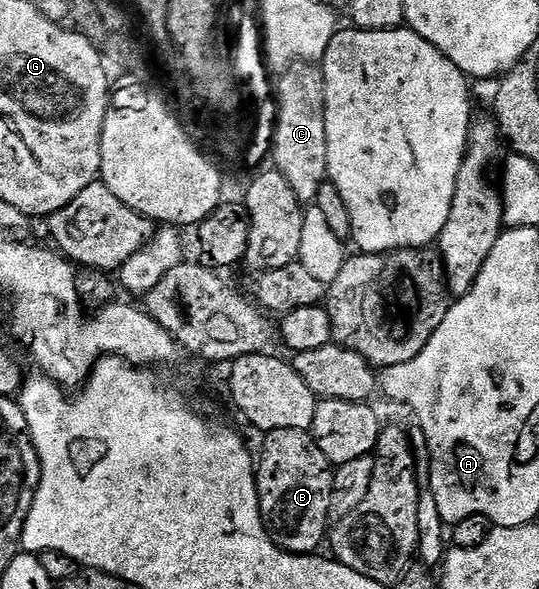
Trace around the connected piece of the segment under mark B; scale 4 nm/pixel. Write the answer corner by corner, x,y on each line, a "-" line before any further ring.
276,429
265,432
263,439
266,440
262,443
262,456
259,454
256,459
256,474
260,513
266,531
270,534
270,540
281,551
291,551
293,555
313,555
319,550
321,543
323,546
327,542
328,528
332,523
329,513
334,477
332,465
326,460
324,453
320,453
309,431

